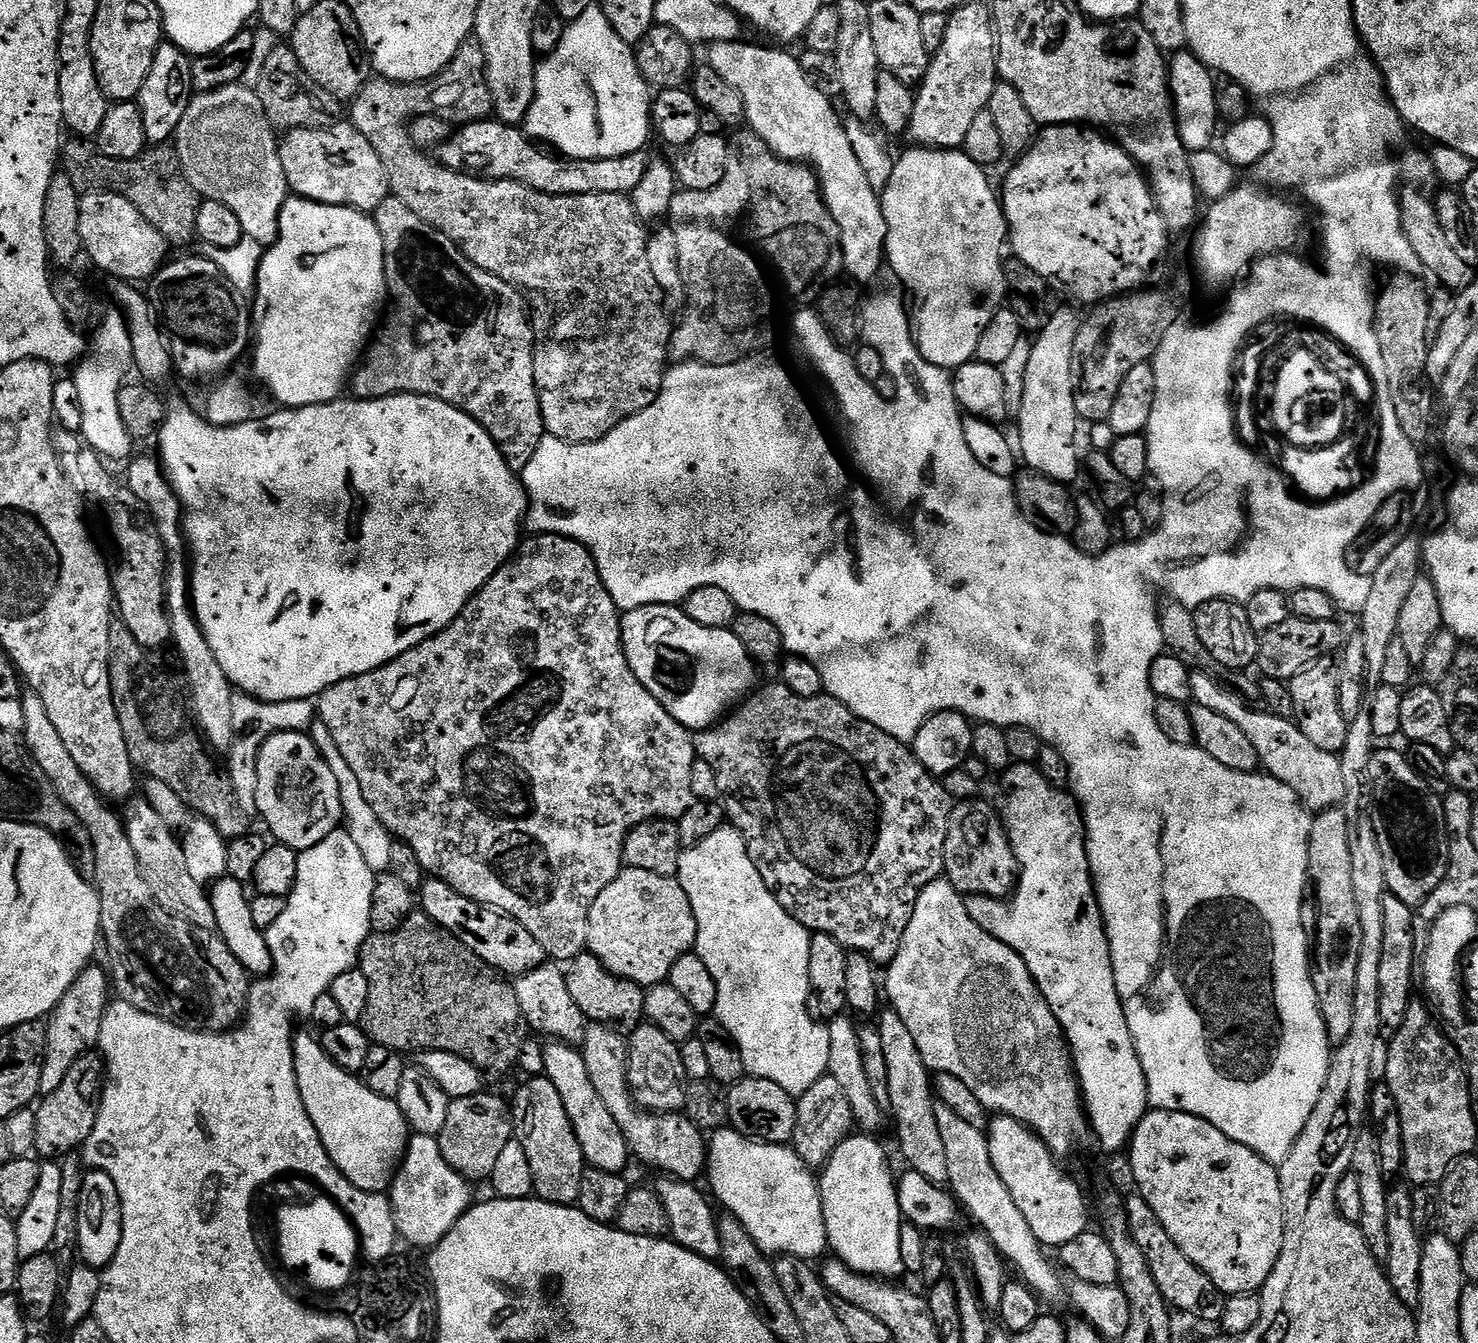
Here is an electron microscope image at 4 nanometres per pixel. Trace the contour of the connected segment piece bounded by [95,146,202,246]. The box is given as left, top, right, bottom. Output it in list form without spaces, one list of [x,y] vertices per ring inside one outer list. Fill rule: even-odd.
[[[149,147],[133,160],[109,160],[107,156],[101,155],[97,155],[95,159],[96,180],[101,189],[111,189],[134,202],[142,218],[146,218],[146,222],[150,222],[150,226],[154,226],[154,230],[158,230],[158,234],[162,234],[162,238],[167,240],[169,245],[188,246],[193,243],[202,197],[180,175],[178,161],[171,147]]]

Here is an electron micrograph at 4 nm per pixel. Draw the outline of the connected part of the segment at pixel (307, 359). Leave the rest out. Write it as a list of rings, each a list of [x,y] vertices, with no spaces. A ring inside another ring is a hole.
[[[299,198],[285,200],[280,211],[280,233],[276,235],[275,242],[263,253],[260,260],[260,268],[257,270],[254,289],[255,296],[254,352],[256,348],[256,361],[253,362],[252,368],[256,371],[257,378],[264,383],[264,392],[277,405],[284,408],[305,408],[311,404],[331,404],[333,400],[343,393],[340,392],[343,388],[345,391],[358,361],[363,357],[370,341],[373,339],[374,329],[377,327],[376,311],[380,308],[380,299],[383,301],[386,296],[384,247],[382,246],[382,234],[378,234],[378,226],[375,219],[369,213],[360,212],[357,208],[330,206],[329,204],[319,204],[313,200],[302,200]]]

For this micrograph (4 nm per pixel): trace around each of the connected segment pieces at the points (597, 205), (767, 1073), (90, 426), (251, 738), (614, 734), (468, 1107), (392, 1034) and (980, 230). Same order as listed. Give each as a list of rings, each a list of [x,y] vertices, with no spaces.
[[[470,38],[459,48],[458,54],[451,62],[432,80],[421,80],[418,84],[399,84],[396,80],[383,78],[369,79],[364,89],[359,92],[355,100],[351,101],[352,123],[357,130],[378,150],[378,158],[382,158],[382,166],[386,166],[388,175],[388,187],[391,195],[397,196],[422,222],[450,238],[464,253],[465,258],[471,264],[476,264],[482,270],[489,272],[491,276],[497,276],[503,284],[511,284],[513,288],[522,293],[527,307],[530,309],[530,323],[534,337],[534,378],[536,388],[540,392],[540,413],[544,419],[544,430],[552,436],[556,442],[565,444],[595,444],[610,430],[614,430],[623,422],[629,420],[634,414],[646,410],[658,398],[662,390],[664,374],[670,364],[668,347],[672,341],[673,321],[664,307],[664,297],[654,282],[654,274],[650,274],[650,262],[646,262],[646,246],[649,233],[644,232],[645,225],[636,215],[631,199],[625,193],[618,194],[586,194],[585,196],[551,196],[542,194],[525,184],[519,184],[513,180],[482,180],[475,176],[466,176],[463,172],[451,172],[448,168],[441,168],[439,163],[427,160],[425,153],[412,142],[410,125],[418,116],[445,117],[448,112],[454,112],[453,121],[458,124],[472,123],[476,120],[487,119],[493,113],[492,98],[486,80],[486,60],[483,48],[474,38]]]
[[[731,826],[714,830],[706,842],[686,848],[680,854],[678,879],[696,919],[695,955],[706,962],[706,970],[718,986],[718,1002],[715,1019],[734,1038],[742,1054],[744,1070],[748,1076],[757,1076],[770,1082],[778,1082],[799,1098],[828,1075],[830,1062],[830,1034],[828,1024],[817,1022],[810,1011],[810,942],[813,933],[803,928],[766,886],[758,874],[754,862],[748,856],[744,836]]]
[[[112,332],[104,333],[102,342],[106,345],[102,350],[102,356],[94,359],[93,362],[85,359],[75,369],[77,372],[72,376],[78,389],[78,398],[81,399],[82,426],[80,434],[85,443],[105,459],[109,461],[125,459],[124,461],[127,461],[133,455],[134,441],[126,430],[125,423],[122,422],[117,402],[126,377],[122,371],[114,369],[116,358],[122,357],[123,354],[125,357],[126,348],[125,345],[123,348],[121,340],[116,338]]]
[[[235,693],[231,698],[233,715],[231,746],[228,759],[228,780],[232,792],[244,816],[252,818],[257,810],[257,756],[261,746],[276,733],[307,731],[316,718],[316,706],[312,700],[291,700],[284,703],[266,703],[244,693]]]
[[[536,534],[531,538],[533,540],[525,539],[517,547],[514,555],[493,574],[490,582],[486,582],[486,586],[482,586],[482,590],[478,590],[478,594],[470,598],[468,605],[460,611],[458,618],[454,618],[454,622],[450,622],[450,626],[446,626],[438,634],[426,638],[418,646],[406,650],[398,658],[391,660],[390,663],[383,664],[381,668],[375,668],[374,671],[361,676],[346,678],[342,682],[330,686],[325,692],[320,693],[318,697],[318,716],[330,728],[330,733],[334,736],[334,742],[338,744],[342,757],[346,758],[346,763],[350,766],[350,770],[354,772],[354,777],[358,778],[362,795],[369,804],[370,810],[374,812],[389,834],[395,837],[397,841],[408,844],[414,850],[425,873],[431,874],[435,879],[446,881],[460,896],[470,898],[479,904],[485,904],[487,908],[497,908],[499,912],[505,912],[506,915],[514,917],[522,926],[526,926],[526,930],[530,930],[530,934],[534,934],[534,938],[538,938],[542,950],[553,961],[567,962],[573,960],[578,953],[585,951],[588,942],[590,906],[594,906],[594,898],[598,898],[598,894],[602,894],[602,890],[606,890],[606,886],[610,886],[610,882],[614,882],[614,878],[618,878],[624,864],[624,843],[628,834],[648,820],[679,822],[682,814],[686,814],[686,810],[690,810],[690,806],[694,803],[694,797],[690,790],[690,770],[698,757],[693,733],[689,729],[683,728],[661,706],[658,698],[654,698],[654,694],[650,694],[650,690],[646,690],[646,686],[642,686],[642,682],[638,682],[638,678],[630,670],[628,659],[624,653],[624,643],[620,637],[621,609],[616,607],[614,598],[610,598],[610,594],[600,577],[596,560],[593,558],[592,553],[589,552],[588,547],[565,536]]]
[[[481,1090],[470,1098],[451,1101],[446,1110],[446,1126],[438,1134],[442,1158],[469,1182],[487,1181],[503,1148],[514,1139],[509,1101],[500,1096],[487,1096],[486,1092]]]
[[[423,910],[411,912],[402,922],[402,926],[398,926],[394,932],[372,932],[368,941],[360,948],[358,967],[362,974],[366,974],[366,982],[370,982],[370,1002],[366,1002],[366,1014],[362,1021],[362,1027],[368,1033],[369,1041],[372,1044],[381,1044],[401,1054],[433,1052],[434,1050],[458,1054],[458,1058],[470,1062],[475,1068],[480,1069],[481,1073],[488,1075],[489,1072],[492,1076],[504,1076],[512,1067],[515,1069],[519,1065],[520,1051],[526,1039],[526,1025],[522,1010],[518,1006],[515,987],[495,968],[482,962],[482,958],[478,958],[478,954],[474,954],[465,944],[458,942],[458,938],[454,938],[445,932],[442,926],[435,924]]]
[[[923,146],[909,149],[901,160],[899,157],[893,163],[890,182],[882,193],[882,207],[888,227],[886,264],[892,267],[901,286],[912,295],[910,319],[922,358],[941,370],[955,370],[972,363],[986,326],[990,326],[1005,303],[1002,257],[1006,252],[1008,223],[1001,197],[997,189],[996,192],[992,189],[984,173],[987,171],[975,164],[964,151]]]

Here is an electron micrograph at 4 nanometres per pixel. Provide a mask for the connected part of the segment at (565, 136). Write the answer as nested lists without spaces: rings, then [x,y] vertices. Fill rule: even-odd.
[[[598,6],[582,10],[582,14],[565,28],[568,29],[559,33],[560,41],[556,49],[539,61],[536,92],[524,116],[523,131],[533,141],[553,144],[548,146],[569,160],[618,158],[630,154],[634,151],[632,112],[647,113],[650,108],[650,85],[638,70],[633,49],[622,38],[618,38],[614,26],[610,26],[606,14]]]

